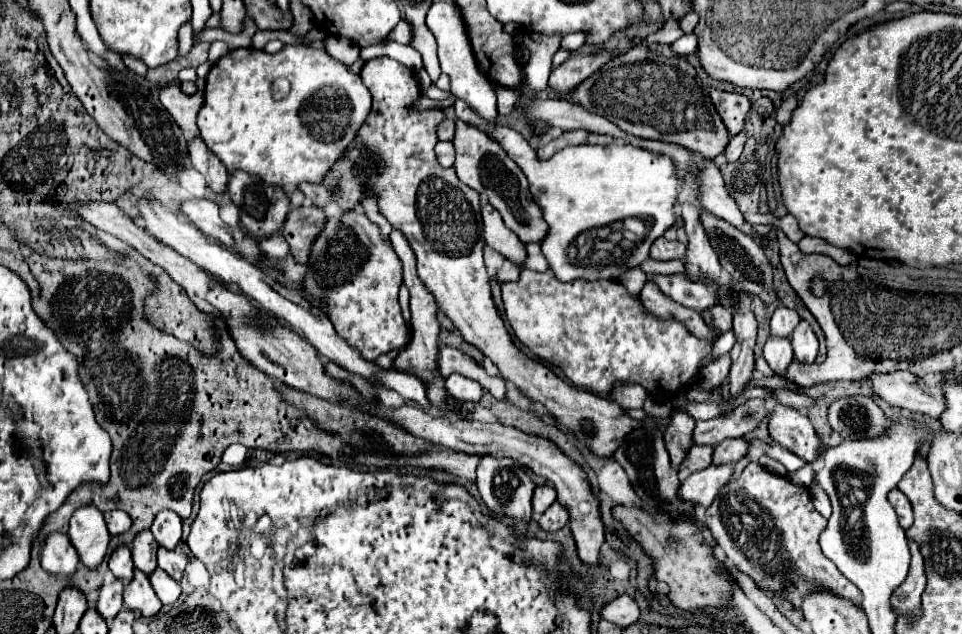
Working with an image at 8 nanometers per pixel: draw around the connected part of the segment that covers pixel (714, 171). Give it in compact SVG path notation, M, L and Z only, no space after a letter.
M707 159L707 169L703 169L703 207L721 219L727 219L731 225L751 235L753 239L759 239L759 233L751 227L749 221L745 221L739 205L735 205L735 199L727 193L719 167L713 159Z

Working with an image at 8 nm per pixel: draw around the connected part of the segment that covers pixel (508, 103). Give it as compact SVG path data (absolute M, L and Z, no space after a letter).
M499 87L497 89L497 109L499 109L499 115L509 115L515 101L517 101L517 91L513 89L507 89L507 87Z

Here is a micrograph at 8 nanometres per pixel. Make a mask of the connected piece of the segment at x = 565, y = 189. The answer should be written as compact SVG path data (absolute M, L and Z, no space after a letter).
M457 101L455 113L461 121L485 129L491 137L495 137L505 149L507 155L517 161L523 169L535 203L541 207L543 217L549 225L547 237L539 243L541 251L549 263L549 269L559 277L559 281L573 281L573 279L597 279L591 269L581 269L571 265L567 259L567 247L575 241L575 237L587 229L611 225L625 217L643 217L651 219L647 239L637 245L637 259L647 259L651 243L661 237L673 223L673 203L677 201L677 185L679 177L669 157L657 157L651 151L631 147L623 139L616 139L611 145L579 145L567 147L555 153L547 161L539 161L535 149L513 129L501 125L485 125L465 101Z

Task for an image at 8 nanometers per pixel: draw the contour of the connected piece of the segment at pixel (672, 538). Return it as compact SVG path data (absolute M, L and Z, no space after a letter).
M615 505L611 509L613 519L623 523L627 533L639 543L639 547L651 557L653 561L653 577L661 583L669 585L669 601L683 611L695 611L695 609L723 609L725 605L731 605L733 589L737 587L737 581L733 581L731 573L719 565L719 559L715 555L715 549L711 549L711 535L707 525L703 523L703 529L695 525L695 521L671 521L667 513L655 513L655 509L645 507L627 507L627 505Z

